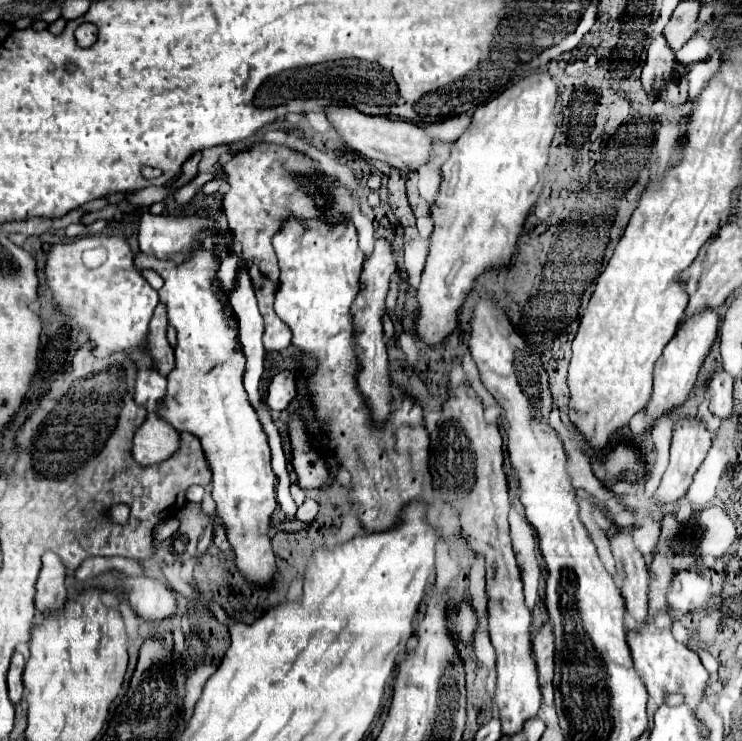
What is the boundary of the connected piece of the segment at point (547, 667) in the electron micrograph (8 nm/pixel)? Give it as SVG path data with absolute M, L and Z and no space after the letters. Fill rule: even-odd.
M542 626L532 636L532 658L538 668L538 682L542 690L542 702L546 706L554 704L552 672L554 672L554 636L552 626Z

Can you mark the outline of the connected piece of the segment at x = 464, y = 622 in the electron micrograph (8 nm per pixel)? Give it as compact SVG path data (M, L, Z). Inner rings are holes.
M462 600L460 602L460 612L458 612L458 626L456 626L456 634L460 634L462 640L470 642L472 634L476 630L476 614L470 606L470 600Z

